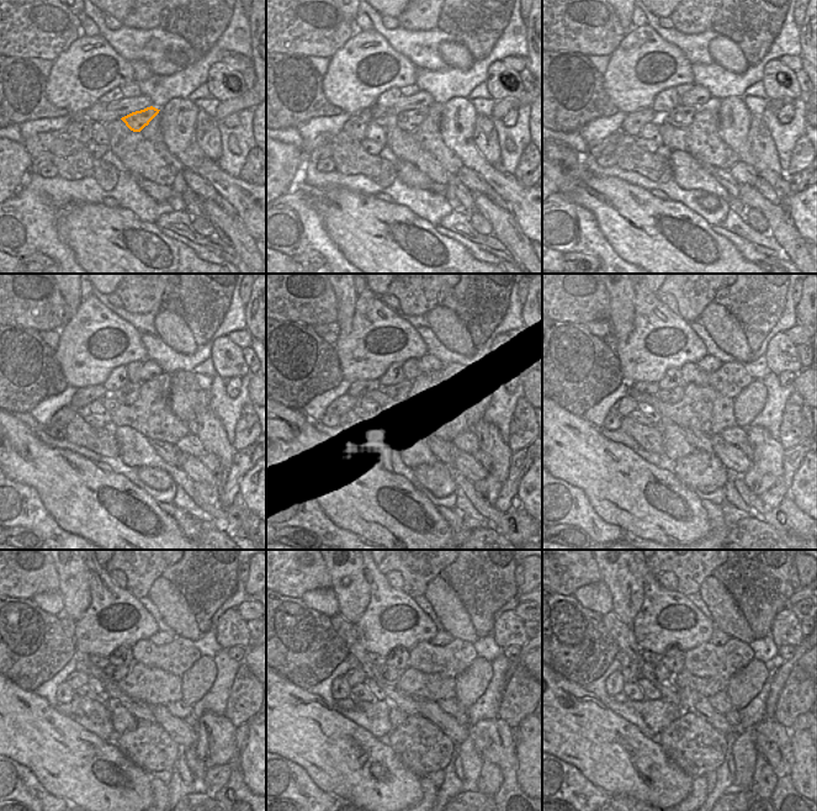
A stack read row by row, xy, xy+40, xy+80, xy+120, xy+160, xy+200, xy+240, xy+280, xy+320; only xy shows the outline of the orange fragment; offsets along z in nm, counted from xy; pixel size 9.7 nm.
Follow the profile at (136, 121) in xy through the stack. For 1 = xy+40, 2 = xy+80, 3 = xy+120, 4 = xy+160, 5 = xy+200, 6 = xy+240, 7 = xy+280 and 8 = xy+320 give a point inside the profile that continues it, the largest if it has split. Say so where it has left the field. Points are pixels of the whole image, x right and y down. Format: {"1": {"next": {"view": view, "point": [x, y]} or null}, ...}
{"1": {"next": {"view": "xy+40", "point": [408, 121]}}, "2": {"next": {"view": "xy+80", "point": [680, 117]}}, "3": {"next": {"view": "xy+120", "point": [128, 393]}}, "4": {"next": {"view": "xy+160", "point": [401, 393]}}, "5": {"next": {"view": "xy+200", "point": [674, 395]}}, "6": {"next": {"view": "xy+240", "point": [111, 672]}}, "7": {"next": {"view": "xy+280", "point": [383, 673]}}, "8": {"next": {"view": "xy+320", "point": [656, 673]}}}

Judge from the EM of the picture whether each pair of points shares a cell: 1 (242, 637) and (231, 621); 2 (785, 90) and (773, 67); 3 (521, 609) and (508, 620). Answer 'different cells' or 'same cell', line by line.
1: same cell
2: same cell
3: different cells

